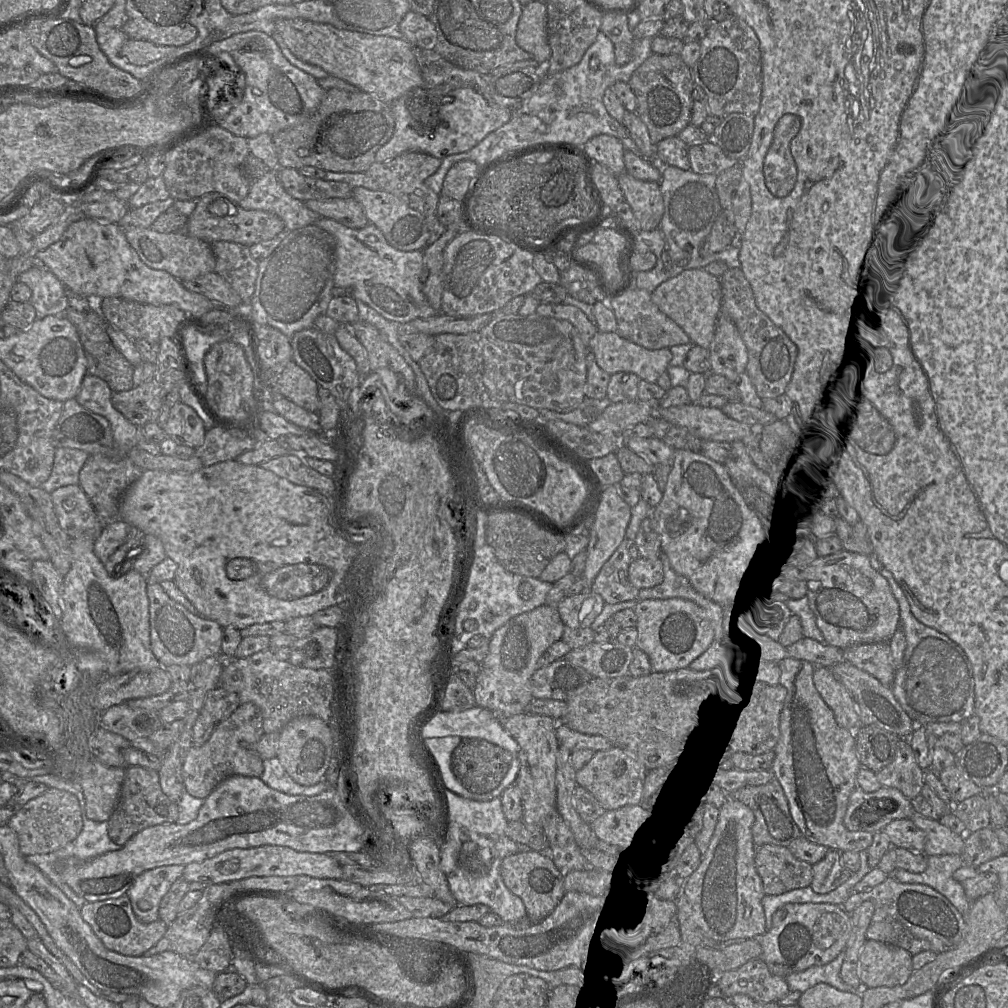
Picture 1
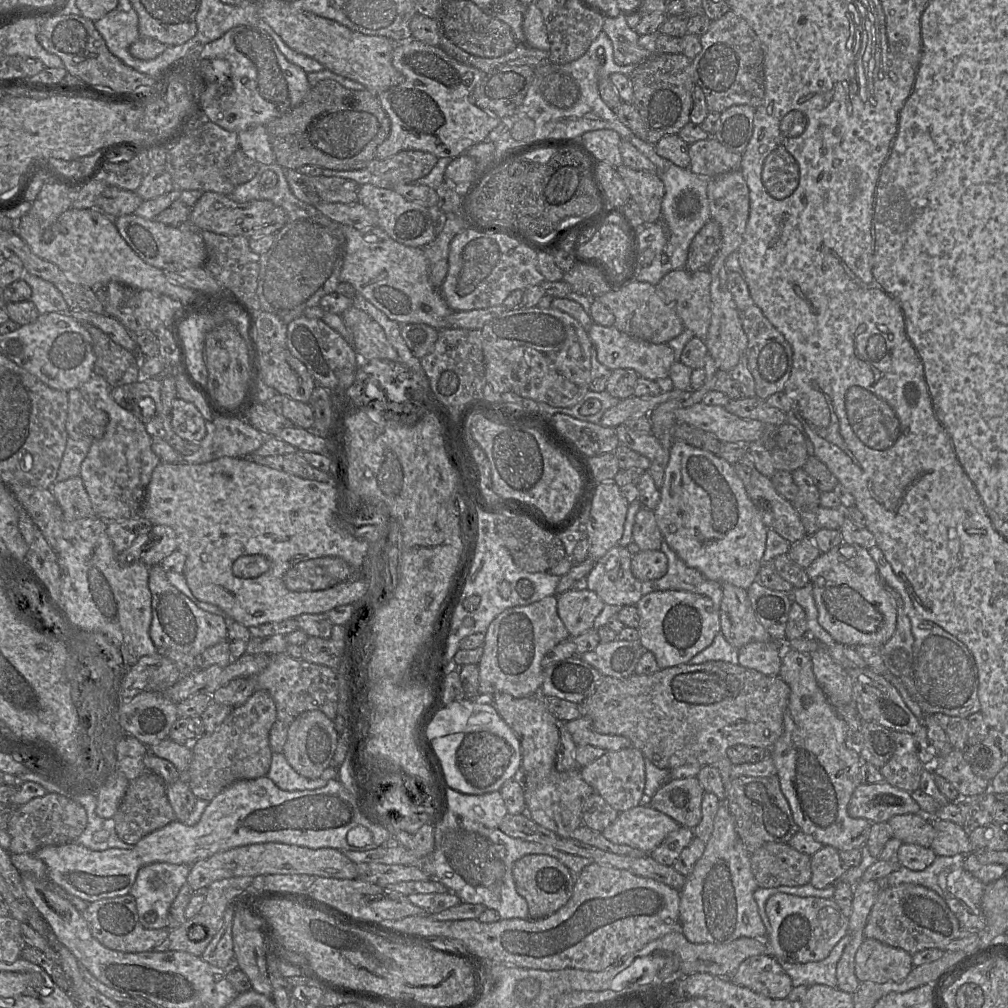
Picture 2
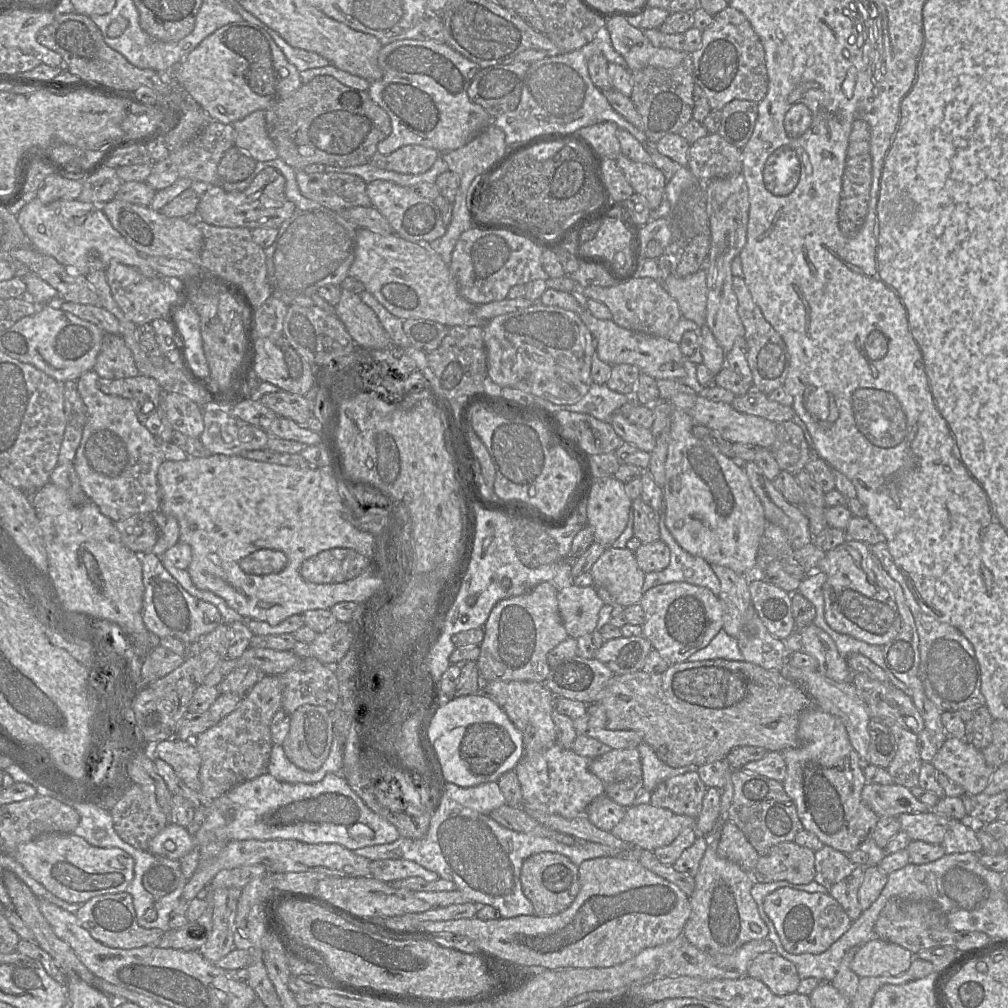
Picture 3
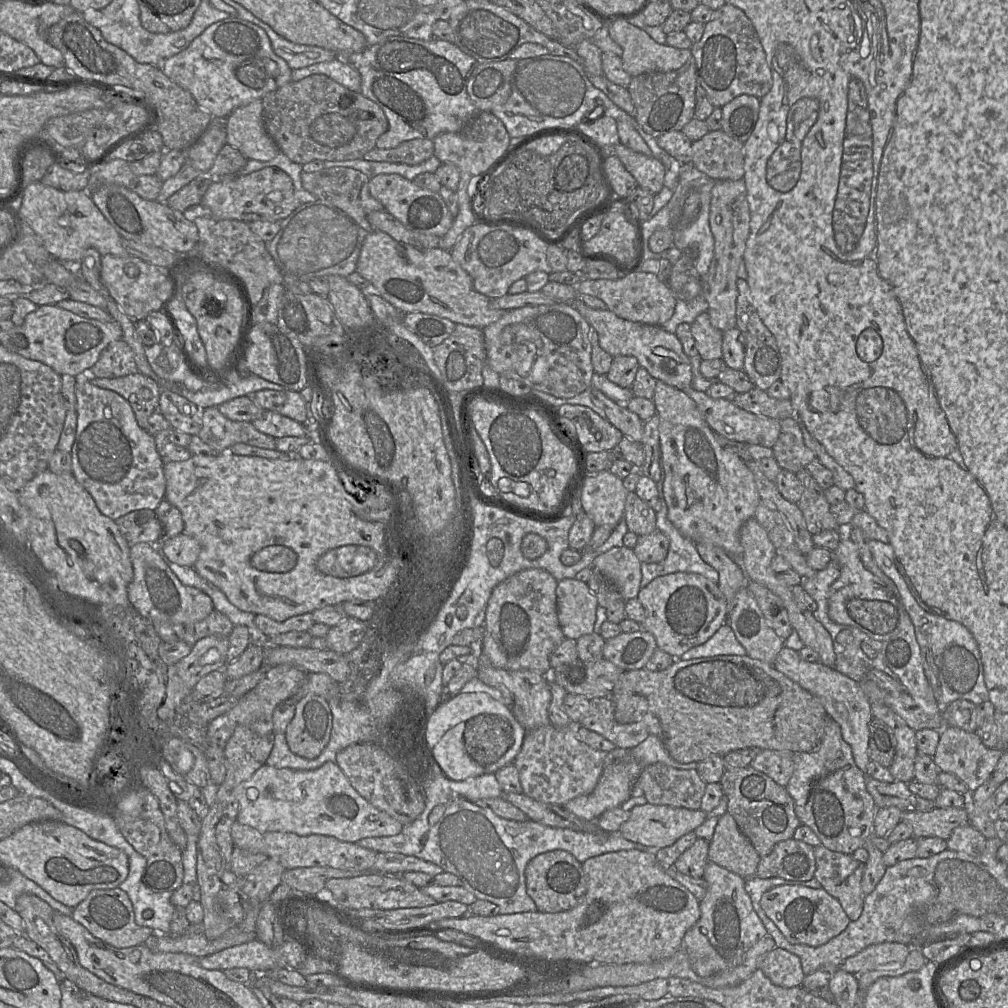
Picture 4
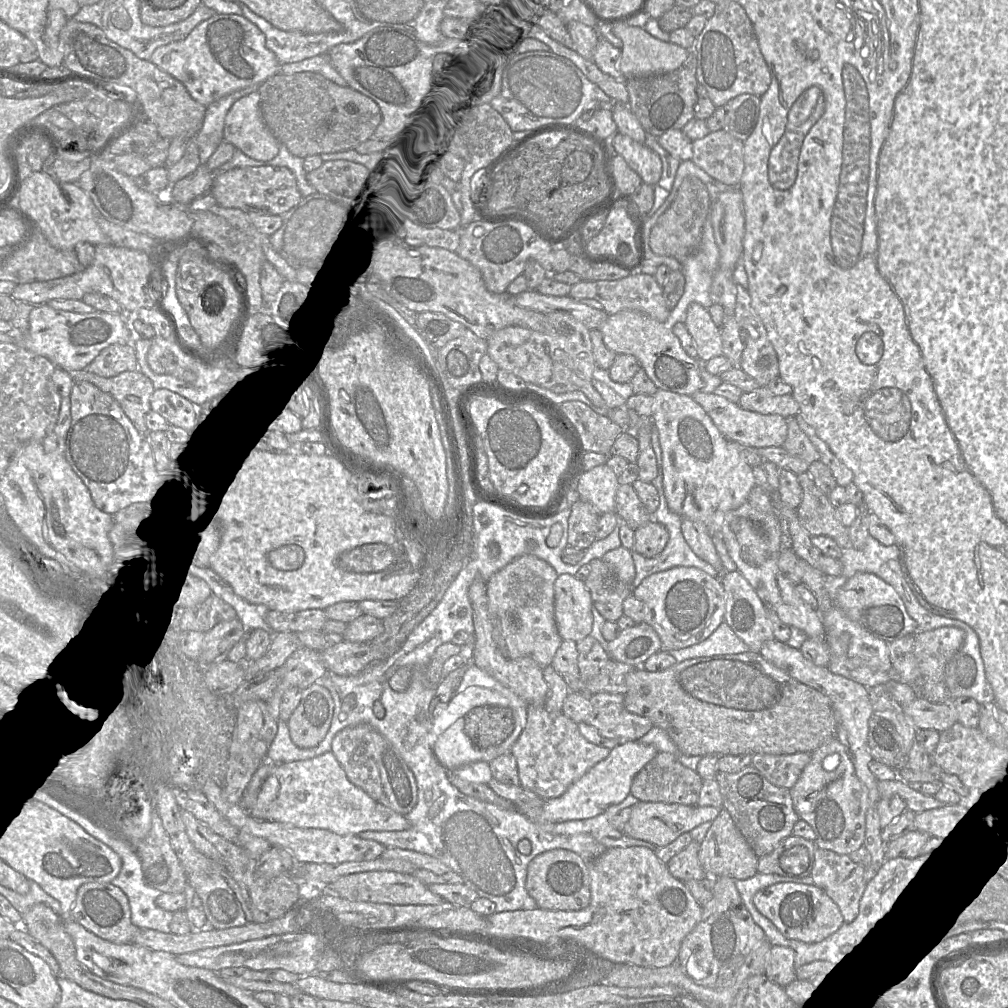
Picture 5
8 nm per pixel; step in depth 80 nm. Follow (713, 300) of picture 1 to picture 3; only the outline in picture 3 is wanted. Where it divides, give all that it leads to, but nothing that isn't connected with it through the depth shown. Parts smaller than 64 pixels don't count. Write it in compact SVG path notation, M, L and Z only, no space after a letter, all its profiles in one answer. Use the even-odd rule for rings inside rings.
M706 270L680 277L672 273L663 282L667 292L678 302L681 314L699 327L706 324L707 278Z

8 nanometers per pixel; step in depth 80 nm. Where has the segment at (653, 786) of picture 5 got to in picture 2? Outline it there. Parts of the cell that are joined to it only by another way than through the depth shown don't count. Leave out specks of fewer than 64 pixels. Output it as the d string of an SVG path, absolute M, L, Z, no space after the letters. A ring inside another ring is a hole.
M697 776L669 779L643 803L666 814L681 827L694 829L702 818L704 793Z

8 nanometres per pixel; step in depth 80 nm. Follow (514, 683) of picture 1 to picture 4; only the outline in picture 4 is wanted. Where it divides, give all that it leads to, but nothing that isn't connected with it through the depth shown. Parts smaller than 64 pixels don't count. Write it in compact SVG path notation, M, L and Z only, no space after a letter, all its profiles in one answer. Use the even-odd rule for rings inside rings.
M530 568L509 576L494 587L485 610L484 636L476 647L488 657L494 667L506 670L531 670L549 676L549 656L565 639L557 615L557 583L549 572Z

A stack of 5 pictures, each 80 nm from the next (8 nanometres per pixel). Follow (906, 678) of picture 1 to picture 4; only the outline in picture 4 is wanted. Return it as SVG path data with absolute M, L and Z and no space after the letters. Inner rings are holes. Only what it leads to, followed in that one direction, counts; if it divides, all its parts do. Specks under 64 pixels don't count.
M868 540L868 546L879 568L895 583L904 608L914 625L924 673L938 705L944 708L953 701L967 700L978 706L988 701L981 654L971 632L960 622L930 613L918 604L897 568L894 548L890 543Z

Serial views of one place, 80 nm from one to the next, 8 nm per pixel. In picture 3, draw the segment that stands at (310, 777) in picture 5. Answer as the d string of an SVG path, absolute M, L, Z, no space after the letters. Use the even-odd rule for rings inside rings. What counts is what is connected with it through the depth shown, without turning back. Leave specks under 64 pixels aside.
M265 772L252 780L237 784L220 797L209 801L206 805L204 821L194 835L188 831L188 828L169 823L149 841L148 851L154 855L180 860L201 844L248 839L294 839L308 844L336 843L353 851L366 846L390 843L399 837L396 826L371 810L352 790L341 773L328 773L316 783L287 783Z

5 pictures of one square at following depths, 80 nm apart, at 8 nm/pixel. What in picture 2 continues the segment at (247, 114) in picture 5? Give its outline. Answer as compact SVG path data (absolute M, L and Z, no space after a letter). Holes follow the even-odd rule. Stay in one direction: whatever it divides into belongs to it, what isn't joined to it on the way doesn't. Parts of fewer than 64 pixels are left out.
M265 125L252 126L238 133L239 148L261 164L276 162Z

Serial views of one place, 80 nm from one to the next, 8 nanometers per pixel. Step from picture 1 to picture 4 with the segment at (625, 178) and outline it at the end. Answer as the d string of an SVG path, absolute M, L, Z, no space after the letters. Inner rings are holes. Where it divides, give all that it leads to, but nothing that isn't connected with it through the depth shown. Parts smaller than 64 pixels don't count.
M618 143L609 151L620 159L639 187L650 191L653 195L664 187L664 165L653 155L647 156L635 152L622 143Z

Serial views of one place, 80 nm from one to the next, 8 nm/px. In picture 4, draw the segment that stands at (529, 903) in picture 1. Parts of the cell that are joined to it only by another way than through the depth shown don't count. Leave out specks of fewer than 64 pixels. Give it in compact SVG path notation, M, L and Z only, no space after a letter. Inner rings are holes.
M552 850L532 858L525 868L528 895L540 912L556 913L576 907L586 893L586 875L582 863L564 850Z

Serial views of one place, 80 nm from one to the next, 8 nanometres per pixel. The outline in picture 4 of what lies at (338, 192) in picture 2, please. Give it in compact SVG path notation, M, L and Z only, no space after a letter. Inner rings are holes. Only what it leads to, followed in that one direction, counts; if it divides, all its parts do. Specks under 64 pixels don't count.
M338 166L323 168L318 172L302 171L301 181L303 188L313 194L317 200L331 203L353 219L366 232L372 232L367 215L373 211L384 210L383 205L370 194L370 179L356 169Z

